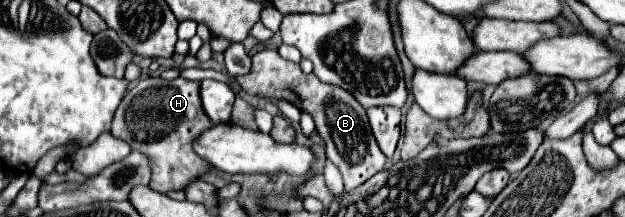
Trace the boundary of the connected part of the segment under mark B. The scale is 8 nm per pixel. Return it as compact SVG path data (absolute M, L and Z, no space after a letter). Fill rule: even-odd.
M262 49L252 55L252 73L246 73L244 77L236 79L248 95L260 93L266 97L278 97L290 101L292 105L302 111L308 111L314 117L316 129L326 143L326 155L340 169L346 191L356 189L358 185L368 181L368 177L374 177L384 169L386 157L370 131L366 109L348 91L336 85L322 83L314 73L302 73L300 65L282 59L276 49Z

